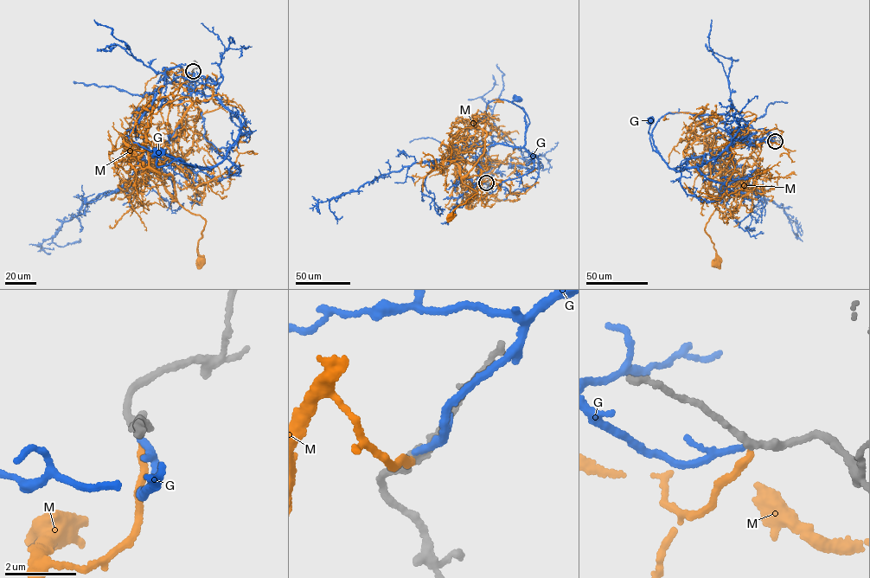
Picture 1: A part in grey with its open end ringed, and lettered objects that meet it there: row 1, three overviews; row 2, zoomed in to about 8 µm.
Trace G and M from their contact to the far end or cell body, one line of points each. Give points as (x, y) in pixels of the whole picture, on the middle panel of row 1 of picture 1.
G: (486, 182), (502, 163), (538, 166), (524, 147), (529, 122), (523, 107), (512, 102), (517, 98)
M: (486, 183), (483, 179), (498, 161), (457, 164), (463, 183), (477, 193), (450, 215)

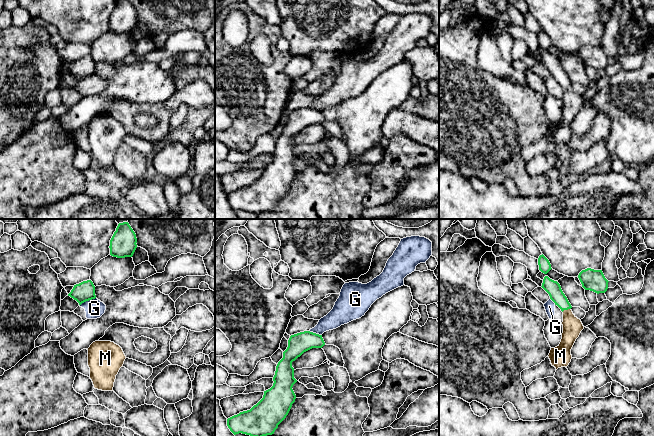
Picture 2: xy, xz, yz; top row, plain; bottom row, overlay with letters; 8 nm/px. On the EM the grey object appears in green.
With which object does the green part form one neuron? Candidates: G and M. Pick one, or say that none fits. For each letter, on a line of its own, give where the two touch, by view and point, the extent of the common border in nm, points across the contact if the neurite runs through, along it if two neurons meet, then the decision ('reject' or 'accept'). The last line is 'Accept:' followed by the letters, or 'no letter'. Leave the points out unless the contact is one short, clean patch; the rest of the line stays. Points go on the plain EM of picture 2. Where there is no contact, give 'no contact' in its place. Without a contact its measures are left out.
G: meets green in xy at (87, 76); contact 140 nm long; border along xy (95, 73), (84, 77), (80, 81); reject
M: meets green in yz at (566, 85); contact 80 nm long; runs through yz (553, 64), (566, 85), (572, 102); accept
Accept: M

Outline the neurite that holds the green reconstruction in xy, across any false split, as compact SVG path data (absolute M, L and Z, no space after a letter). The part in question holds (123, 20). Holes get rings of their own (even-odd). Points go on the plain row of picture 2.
M118 0L110 16L110 31L117 34L132 33L137 24L136 10L129 0Z

